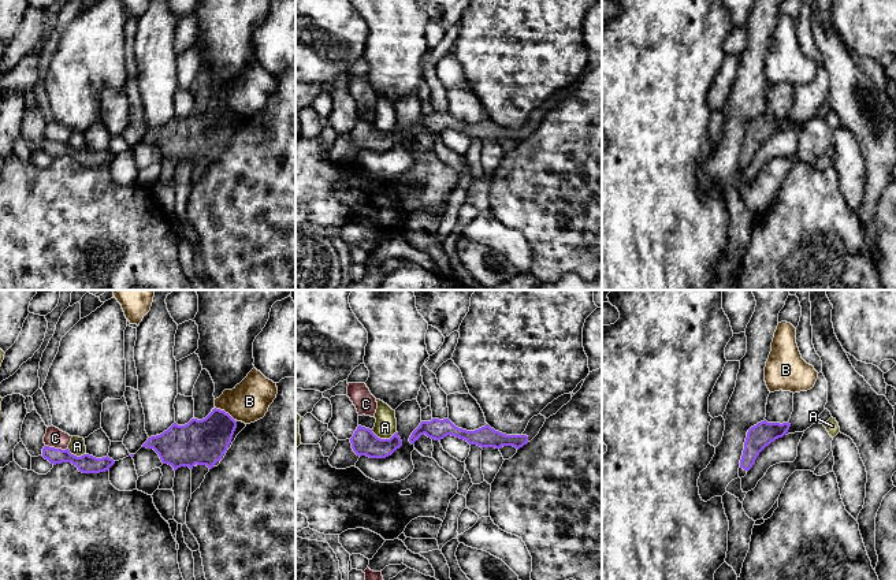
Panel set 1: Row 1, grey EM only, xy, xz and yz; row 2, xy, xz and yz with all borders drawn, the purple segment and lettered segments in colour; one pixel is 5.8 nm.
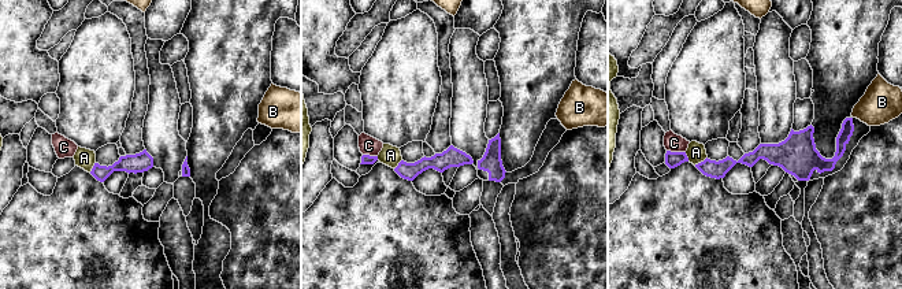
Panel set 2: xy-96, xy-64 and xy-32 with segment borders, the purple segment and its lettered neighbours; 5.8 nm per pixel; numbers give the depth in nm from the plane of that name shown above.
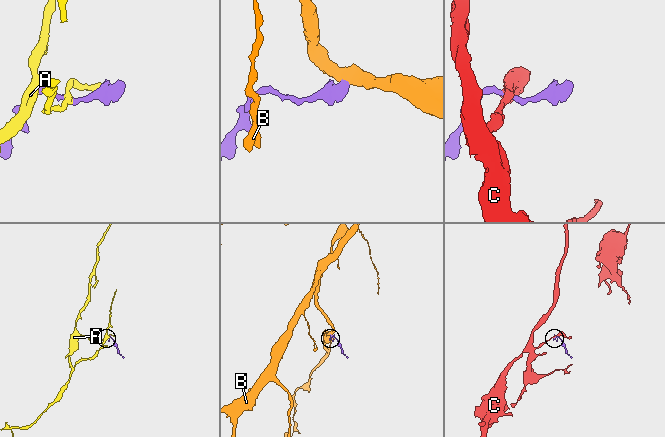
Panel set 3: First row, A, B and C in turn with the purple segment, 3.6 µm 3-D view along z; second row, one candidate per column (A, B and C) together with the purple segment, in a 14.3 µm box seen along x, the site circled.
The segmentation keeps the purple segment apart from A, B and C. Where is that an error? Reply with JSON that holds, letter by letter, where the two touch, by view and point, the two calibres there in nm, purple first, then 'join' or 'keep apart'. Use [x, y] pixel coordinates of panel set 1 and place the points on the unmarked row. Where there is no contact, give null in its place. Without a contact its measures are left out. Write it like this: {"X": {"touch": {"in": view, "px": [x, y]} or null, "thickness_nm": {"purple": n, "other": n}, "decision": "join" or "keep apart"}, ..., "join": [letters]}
{"A": {"touch": {"in": "xz", "px": [383, 133]}, "thickness_nm": {"purple": 160, "other": 130}, "decision": "keep apart"}, "B": {"touch": {"in": "xy", "px": [223, 104]}, "thickness_nm": {"purple": 260, "other": 240}, "decision": "keep apart"}, "C": {"touch": {"in": "xy", "px": [56, 142]}, "thickness_nm": {"purple": 110, "other": 110}, "decision": "keep apart"}, "join": []}

